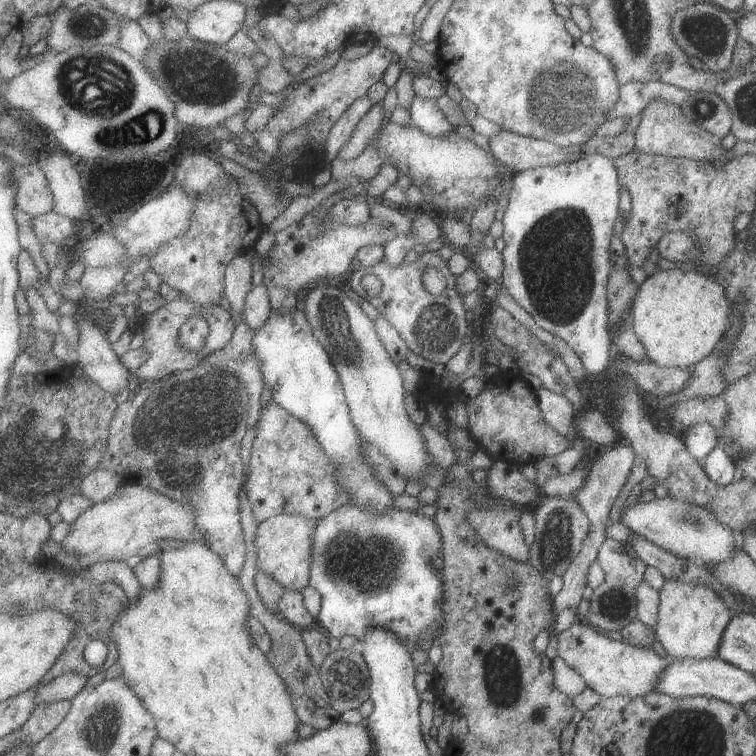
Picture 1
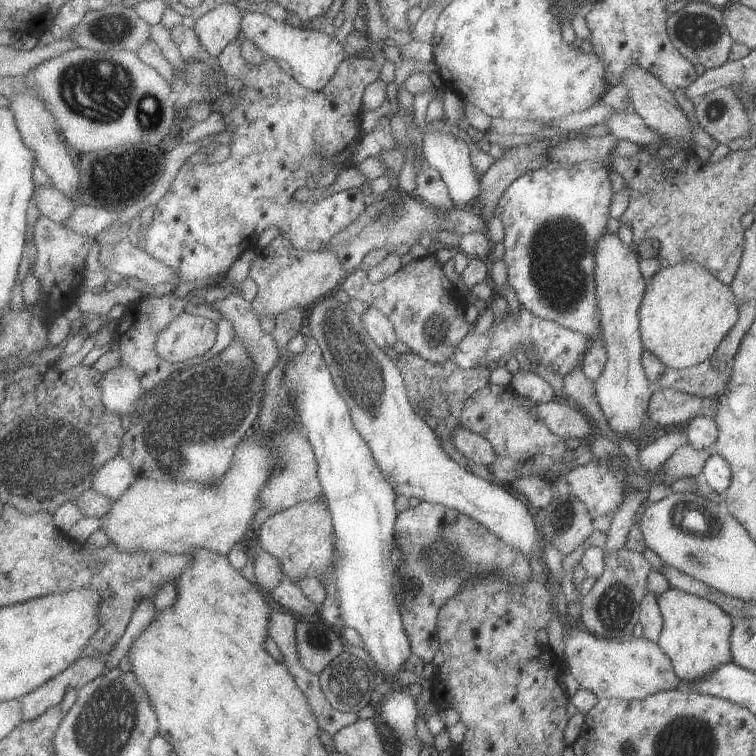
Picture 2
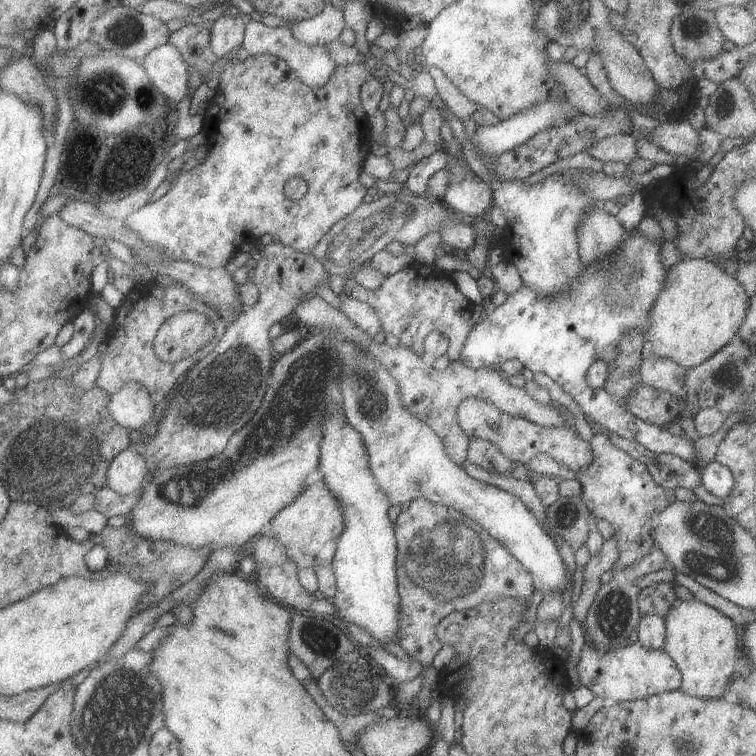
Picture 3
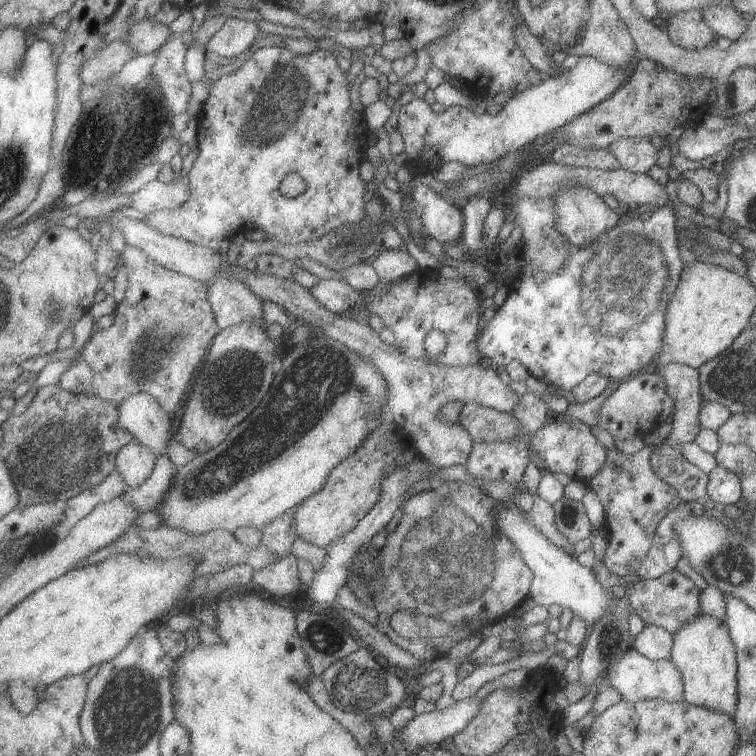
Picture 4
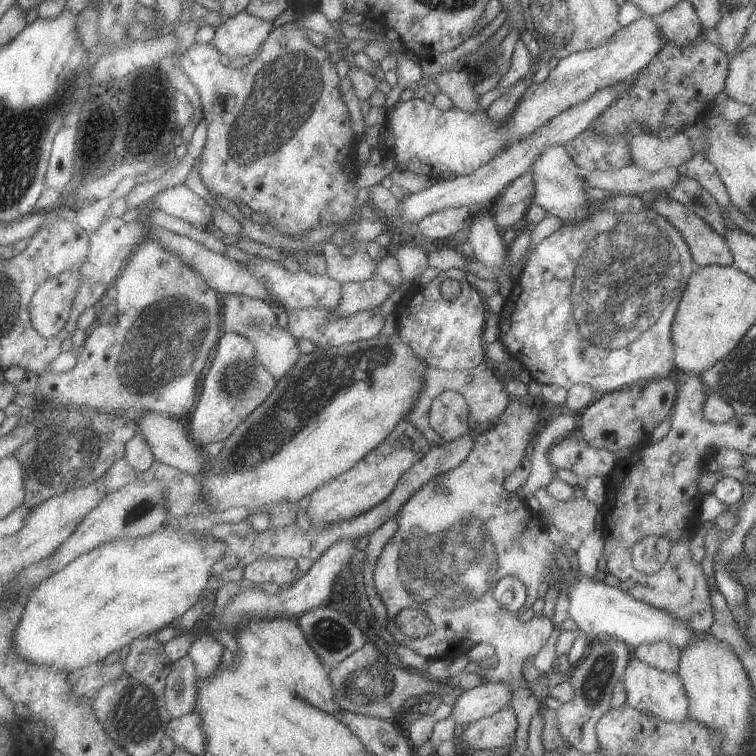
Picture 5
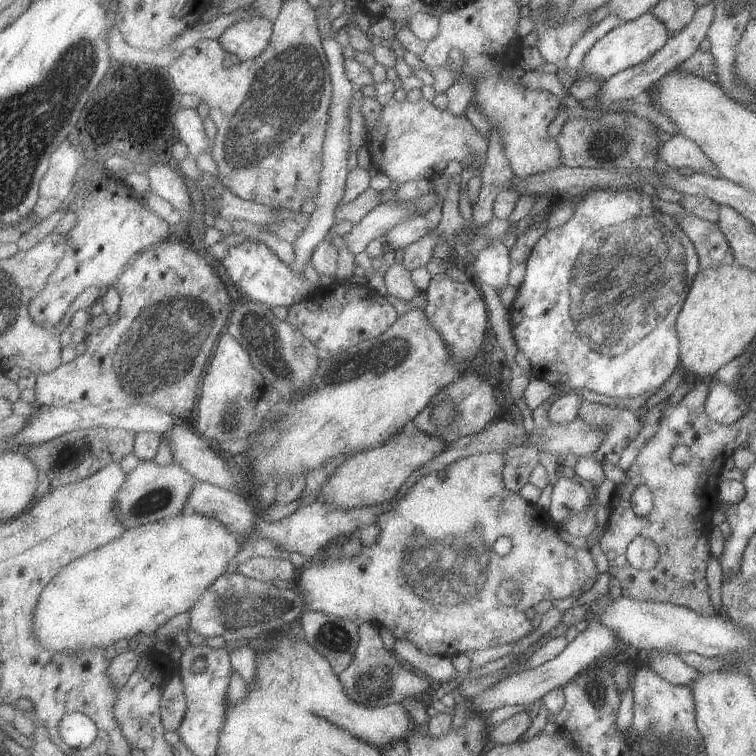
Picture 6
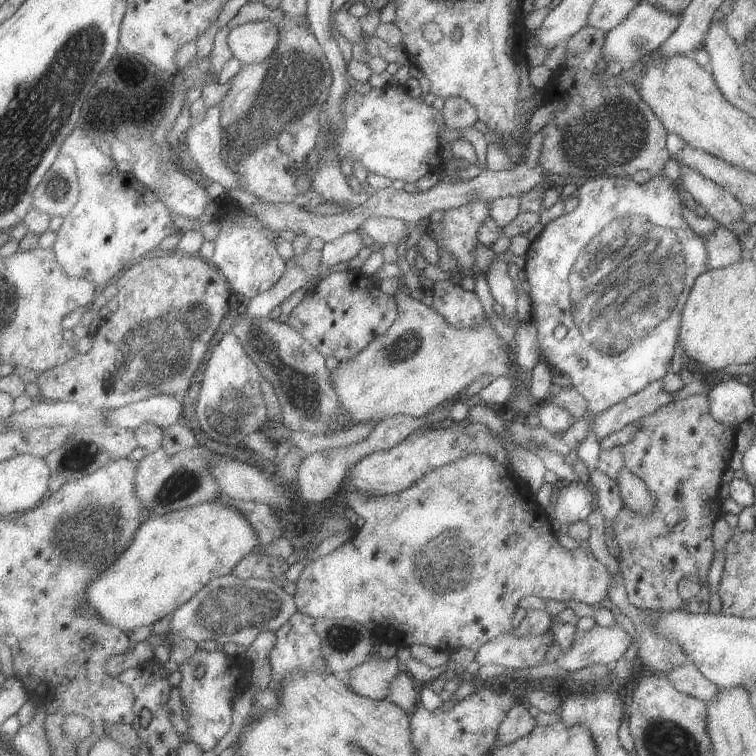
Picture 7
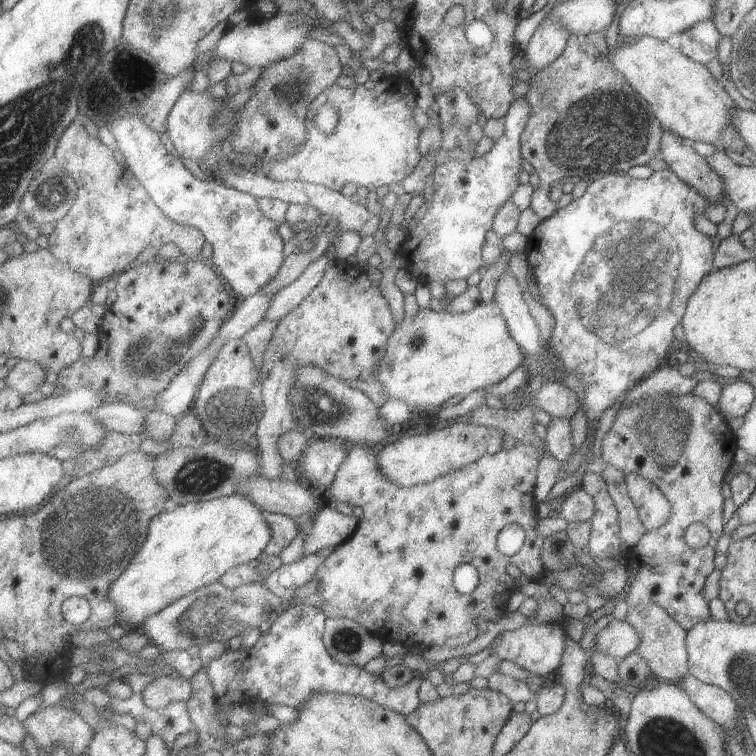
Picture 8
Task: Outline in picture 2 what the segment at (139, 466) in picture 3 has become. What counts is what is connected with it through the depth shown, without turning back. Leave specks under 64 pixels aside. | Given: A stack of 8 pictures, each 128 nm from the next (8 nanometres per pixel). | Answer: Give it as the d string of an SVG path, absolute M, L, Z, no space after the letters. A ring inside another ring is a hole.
M117 456L97 472L97 476L93 478L92 489L117 501L130 490L131 484L137 478L137 472L131 466L131 462Z

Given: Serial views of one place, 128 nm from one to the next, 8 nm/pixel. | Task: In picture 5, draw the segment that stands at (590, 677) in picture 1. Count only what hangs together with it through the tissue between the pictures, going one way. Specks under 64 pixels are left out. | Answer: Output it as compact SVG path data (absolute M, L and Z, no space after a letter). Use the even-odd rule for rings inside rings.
M631 655L623 674L625 703L639 712L645 712L647 716L657 716L659 720L671 722L683 722L688 716L688 700L683 690L681 679L673 672L661 672L655 666L649 666L645 662Z

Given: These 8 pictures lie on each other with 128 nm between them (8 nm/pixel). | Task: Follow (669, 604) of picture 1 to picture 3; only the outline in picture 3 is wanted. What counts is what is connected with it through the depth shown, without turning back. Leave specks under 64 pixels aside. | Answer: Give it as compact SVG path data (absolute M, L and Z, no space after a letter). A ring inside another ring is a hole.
M696 598L673 600L664 618L665 640L661 650L675 663L681 675L681 692L687 696L721 698L733 670L739 665L736 625L721 611Z

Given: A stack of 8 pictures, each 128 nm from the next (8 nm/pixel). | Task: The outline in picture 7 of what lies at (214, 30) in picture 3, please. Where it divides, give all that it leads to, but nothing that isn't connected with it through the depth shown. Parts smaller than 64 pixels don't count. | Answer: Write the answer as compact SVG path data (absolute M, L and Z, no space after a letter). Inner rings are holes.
M248 22L232 28L228 43L241 64L265 62L279 46L280 28L273 22Z

